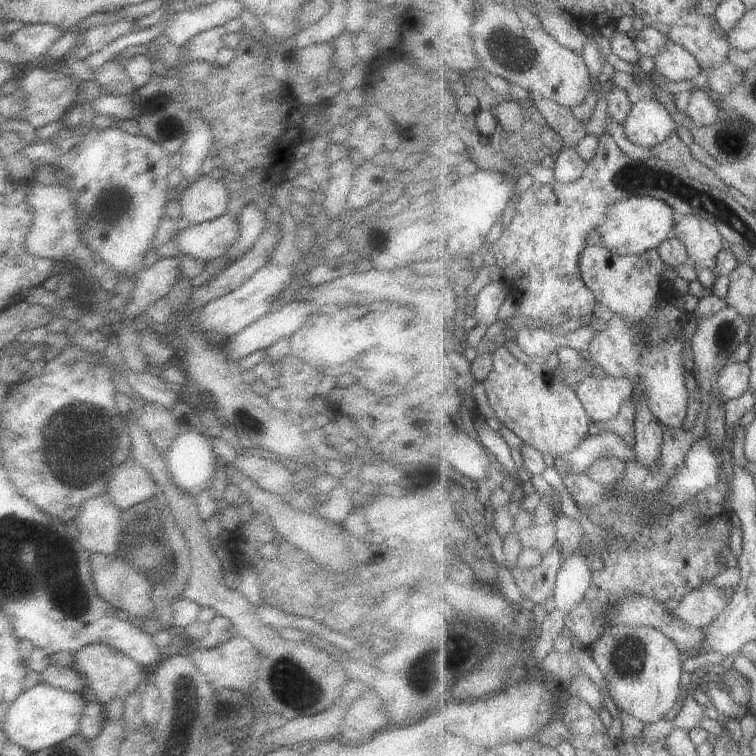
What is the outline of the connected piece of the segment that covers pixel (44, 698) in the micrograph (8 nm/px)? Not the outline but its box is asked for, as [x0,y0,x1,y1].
[2,681,87,754]

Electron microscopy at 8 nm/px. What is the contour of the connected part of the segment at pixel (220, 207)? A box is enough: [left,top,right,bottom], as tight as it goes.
[177,175,229,225]

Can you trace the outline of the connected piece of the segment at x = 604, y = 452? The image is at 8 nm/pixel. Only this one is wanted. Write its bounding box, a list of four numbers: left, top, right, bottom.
[563,432,636,476]

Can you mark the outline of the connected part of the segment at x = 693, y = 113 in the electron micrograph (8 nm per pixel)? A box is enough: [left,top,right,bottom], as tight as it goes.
[686,88,722,127]

